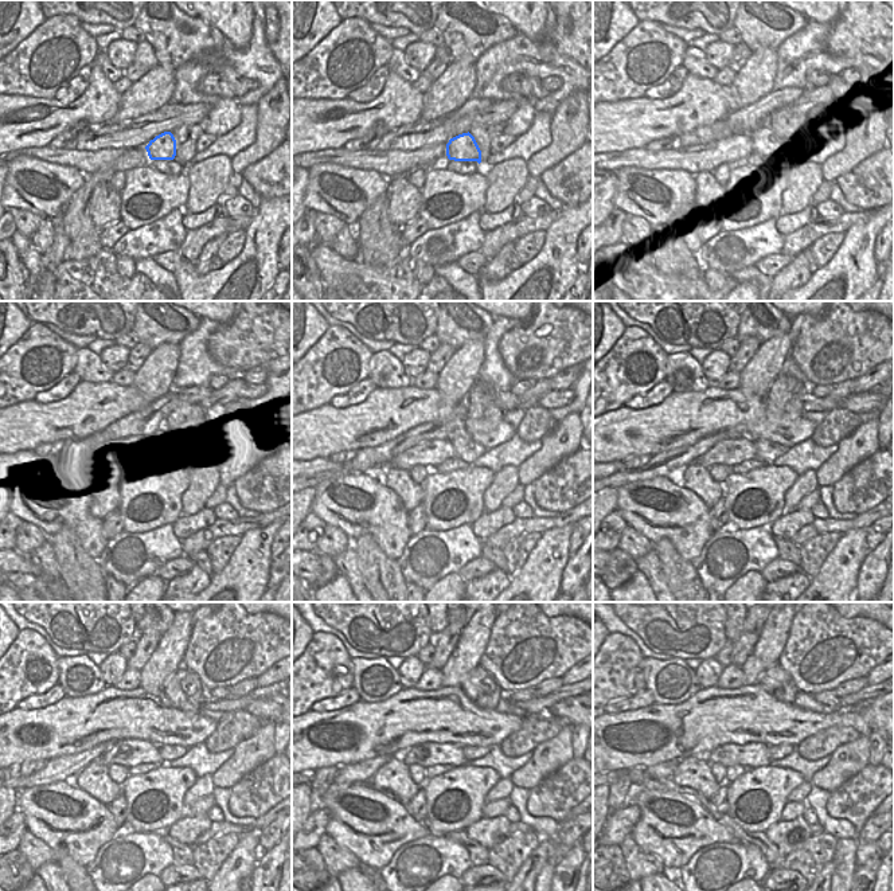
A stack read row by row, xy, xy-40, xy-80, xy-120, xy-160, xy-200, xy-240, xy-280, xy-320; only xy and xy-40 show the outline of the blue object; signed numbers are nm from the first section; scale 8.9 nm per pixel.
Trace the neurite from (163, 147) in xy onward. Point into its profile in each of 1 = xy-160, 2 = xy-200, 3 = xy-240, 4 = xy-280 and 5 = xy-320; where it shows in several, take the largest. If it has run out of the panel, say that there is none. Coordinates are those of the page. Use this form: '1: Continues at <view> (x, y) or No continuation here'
1: Continues at xy-160 (465, 449)
2: Continues at xy-200 (766, 452)
3: Continues at xy-240 (167, 753)
4: Continues at xy-280 (471, 753)
5: Continues at xy-320 (775, 751).

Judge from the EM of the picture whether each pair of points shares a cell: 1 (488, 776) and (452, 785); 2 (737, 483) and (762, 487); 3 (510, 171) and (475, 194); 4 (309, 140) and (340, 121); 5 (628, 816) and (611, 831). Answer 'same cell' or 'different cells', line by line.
1: same cell
2: same cell
3: different cells
4: same cell
5: same cell

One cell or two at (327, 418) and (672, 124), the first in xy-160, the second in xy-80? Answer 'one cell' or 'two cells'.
one cell

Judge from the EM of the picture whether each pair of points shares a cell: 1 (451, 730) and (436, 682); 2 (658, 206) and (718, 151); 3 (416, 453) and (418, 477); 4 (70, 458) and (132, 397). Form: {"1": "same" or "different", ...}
{"1": "different", "2": "different", "3": "different", "4": "different"}

